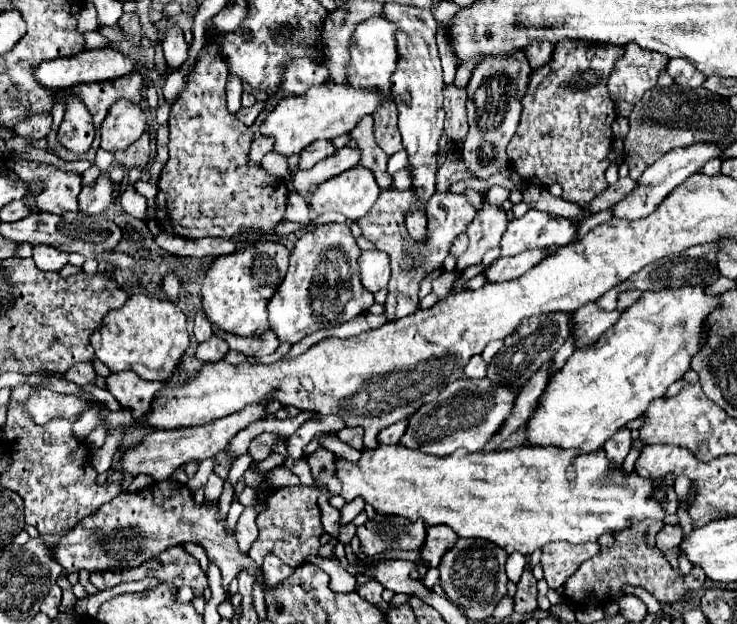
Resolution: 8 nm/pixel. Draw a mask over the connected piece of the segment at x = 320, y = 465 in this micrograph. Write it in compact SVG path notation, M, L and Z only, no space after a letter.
M316 450L312 458L308 458L312 476L318 484L324 484L328 490L340 490L340 480L336 478L336 456L328 450Z

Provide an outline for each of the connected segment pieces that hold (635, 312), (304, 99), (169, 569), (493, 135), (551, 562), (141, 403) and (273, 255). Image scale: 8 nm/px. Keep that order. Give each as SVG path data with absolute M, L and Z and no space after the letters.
M704 284L694 288L684 286L680 290L644 292L636 304L622 312L616 326L610 326L592 346L576 348L566 364L554 372L526 422L526 442L530 446L572 448L580 454L602 448L620 426L640 418L654 398L662 398L668 386L690 370L690 360L702 344L704 320L716 306L718 300L704 294Z
M328 82L326 86L312 86L302 96L286 96L282 98L272 112L268 112L266 120L260 126L262 136L274 138L274 152L282 156L300 154L306 146L314 140L334 140L340 134L350 132L356 122L366 116L374 114L382 96L374 90L356 90L354 86L338 86Z
M172 546L164 552L160 552L156 558L136 566L136 568L124 568L124 570L118 570L118 572L96 572L96 574L90 574L90 582L98 588L98 590L104 590L104 588L114 588L118 586L120 582L128 582L128 580L142 580L146 576L154 576L158 578L162 584L168 584L168 586L190 586L192 592L194 592L194 598L200 598L200 594L208 588L208 576L206 572L200 568L200 562L188 554L182 546Z
M524 52L514 54L512 58L486 58L480 60L468 82L468 124L470 132L462 146L462 156L472 178L486 180L502 170L506 170L508 156L506 146L514 138L522 104L520 98L528 86L528 74L532 68L524 58Z
M552 542L552 546L544 546L540 564L542 564L542 568L544 568L544 578L546 578L548 586L550 586L552 590L558 590L558 588L564 584L564 580L566 580L568 576L572 576L572 574L578 570L578 566L580 566L584 560L592 558L598 550L600 550L598 543L591 542L584 544L584 546L572 546L572 544L568 544L568 542Z
M112 372L106 378L106 390L124 406L132 410L132 416L142 416L148 412L154 394L164 388L162 382L148 382L136 372Z
M260 240L234 254L216 256L202 280L202 308L210 322L236 336L256 336L268 330L266 304L284 280L290 252L276 240Z

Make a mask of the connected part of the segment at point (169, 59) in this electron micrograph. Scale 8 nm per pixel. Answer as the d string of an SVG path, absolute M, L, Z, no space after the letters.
M170 28L162 40L162 50L164 50L164 58L166 64L172 72L180 70L188 58L188 44L184 40L184 34L180 28Z

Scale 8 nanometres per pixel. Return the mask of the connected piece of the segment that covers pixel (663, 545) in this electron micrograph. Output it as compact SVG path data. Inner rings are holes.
M664 526L664 530L656 538L656 546L666 554L676 550L682 542L682 528L680 526Z

